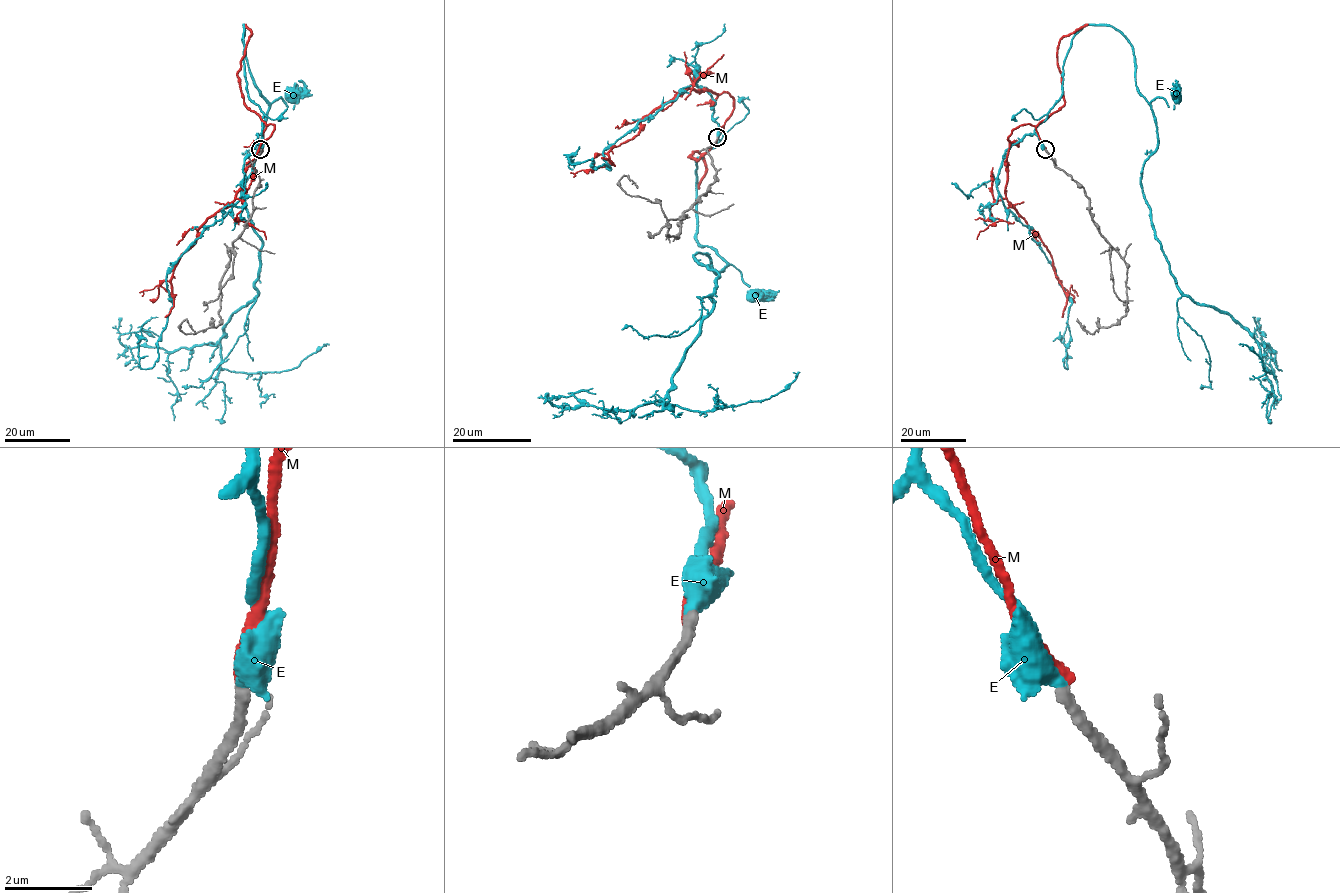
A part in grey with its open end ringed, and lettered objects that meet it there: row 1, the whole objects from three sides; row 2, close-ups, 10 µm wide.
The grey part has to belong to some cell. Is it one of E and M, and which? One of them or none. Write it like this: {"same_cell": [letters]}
{"same_cell": ["E"]}

